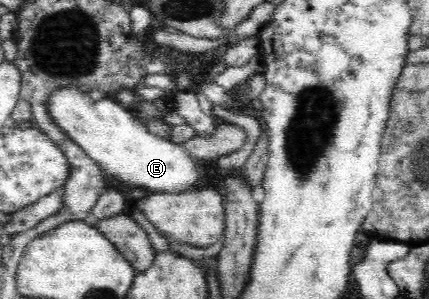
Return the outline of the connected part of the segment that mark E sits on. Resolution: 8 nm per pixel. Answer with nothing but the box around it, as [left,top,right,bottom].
[47,86,198,193]

